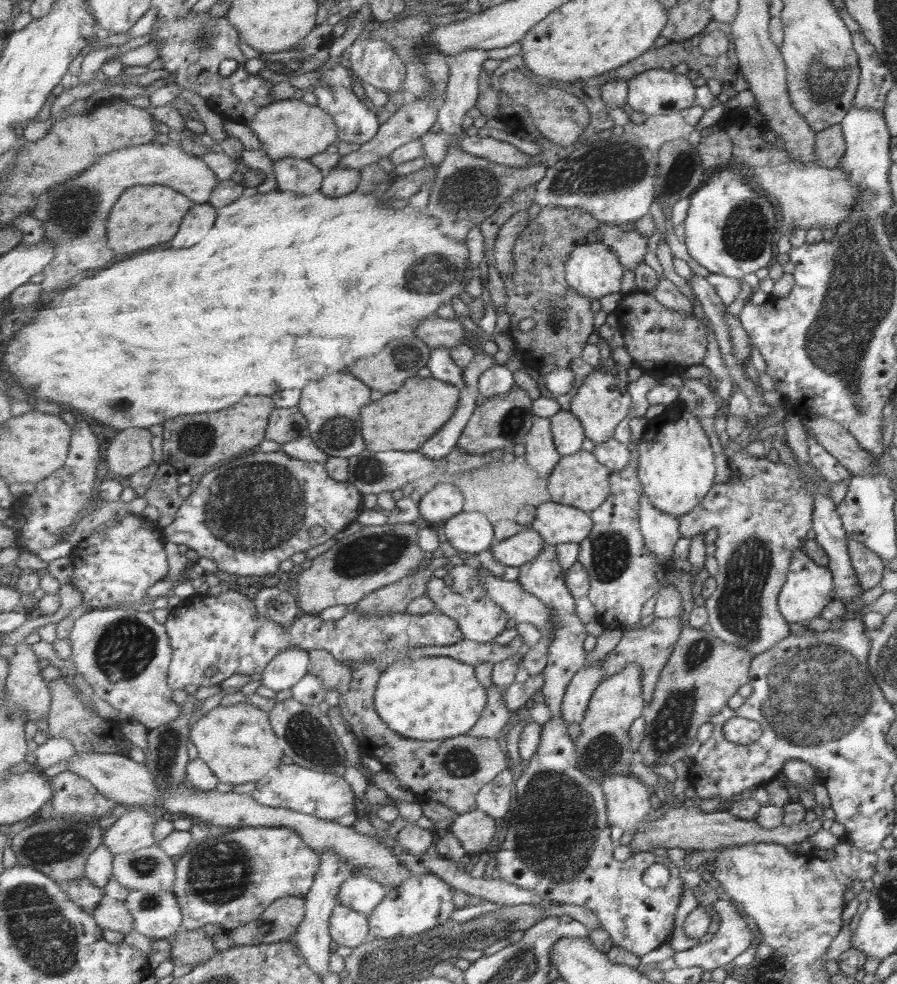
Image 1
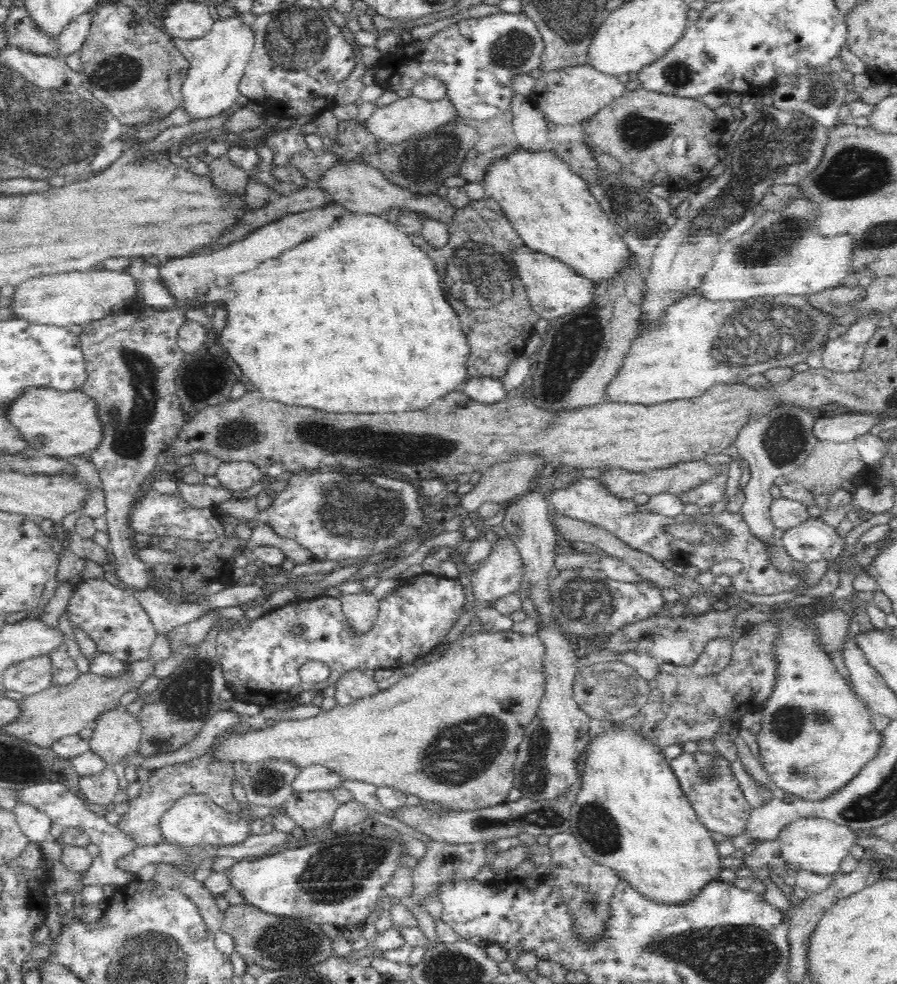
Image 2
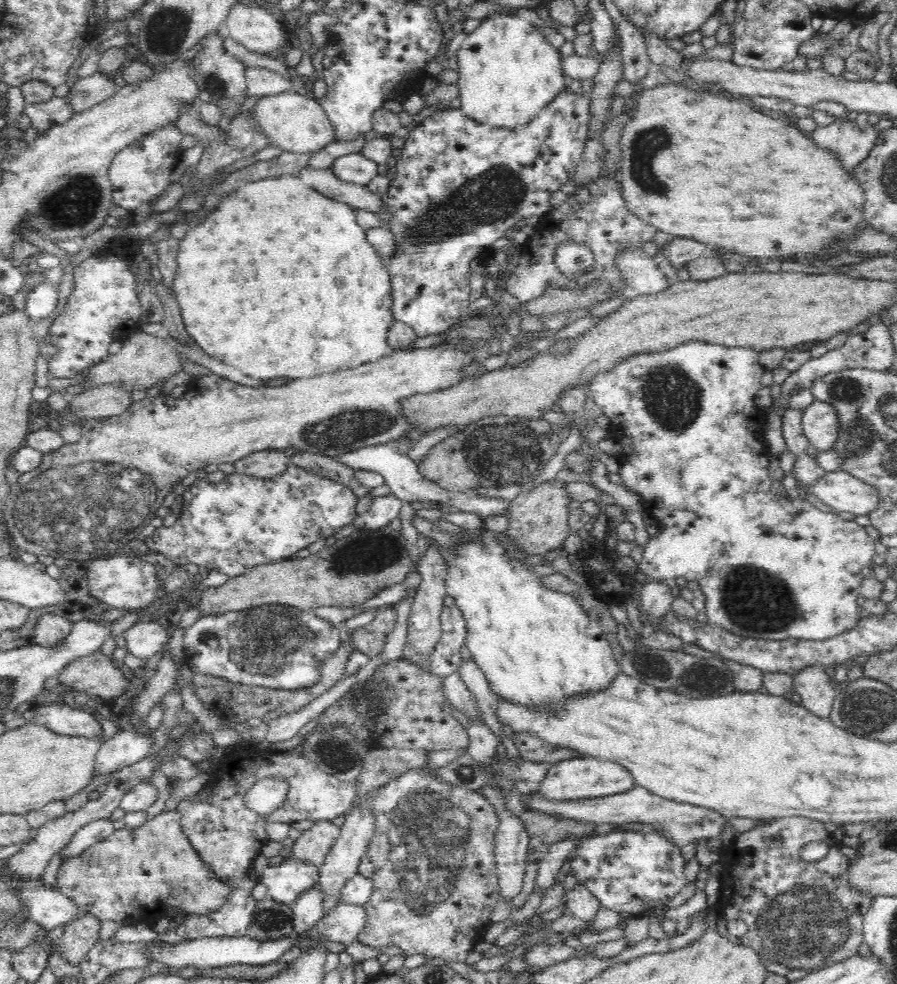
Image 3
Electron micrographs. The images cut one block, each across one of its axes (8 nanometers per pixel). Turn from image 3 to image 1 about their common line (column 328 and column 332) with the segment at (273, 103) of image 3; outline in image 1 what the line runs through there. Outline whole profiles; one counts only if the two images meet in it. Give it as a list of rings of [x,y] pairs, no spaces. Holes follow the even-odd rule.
[[[293,98],[264,106],[247,125],[259,139],[260,149],[272,162],[283,158],[309,159],[325,152],[331,144],[337,144],[340,137],[339,126],[324,107]]]

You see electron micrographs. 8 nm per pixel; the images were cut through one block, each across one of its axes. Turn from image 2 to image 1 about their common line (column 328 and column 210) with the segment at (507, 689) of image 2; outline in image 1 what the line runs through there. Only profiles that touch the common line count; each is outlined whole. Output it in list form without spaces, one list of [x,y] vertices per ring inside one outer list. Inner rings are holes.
[[[249,702],[218,706],[205,713],[193,724],[190,740],[220,782],[233,785],[260,781],[282,764],[284,755],[269,713]]]

